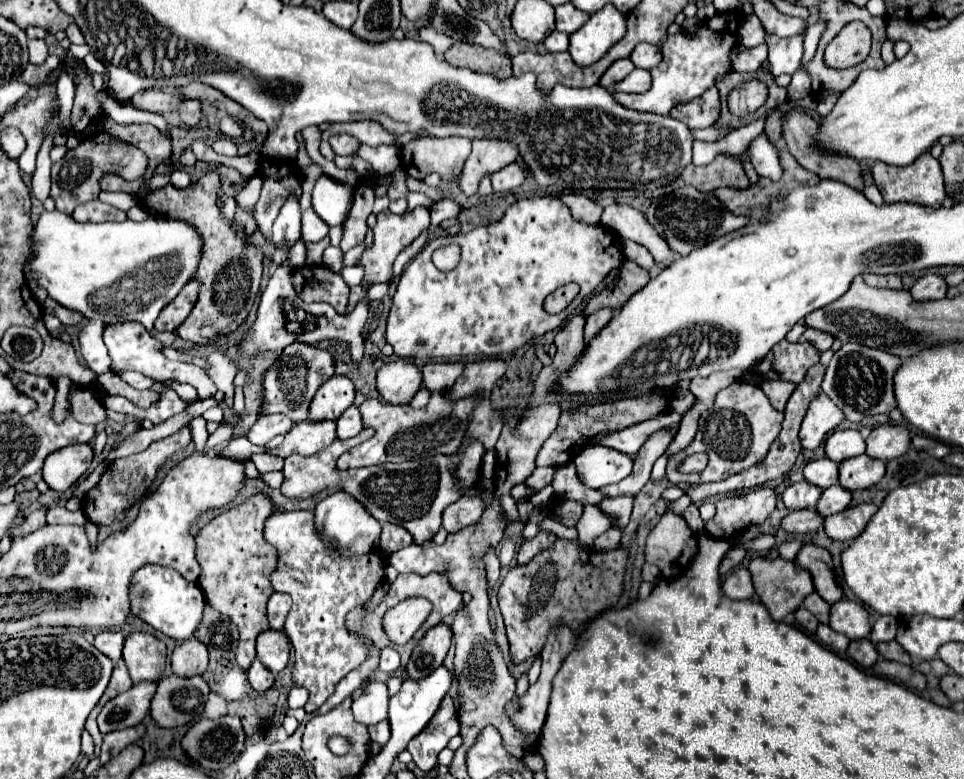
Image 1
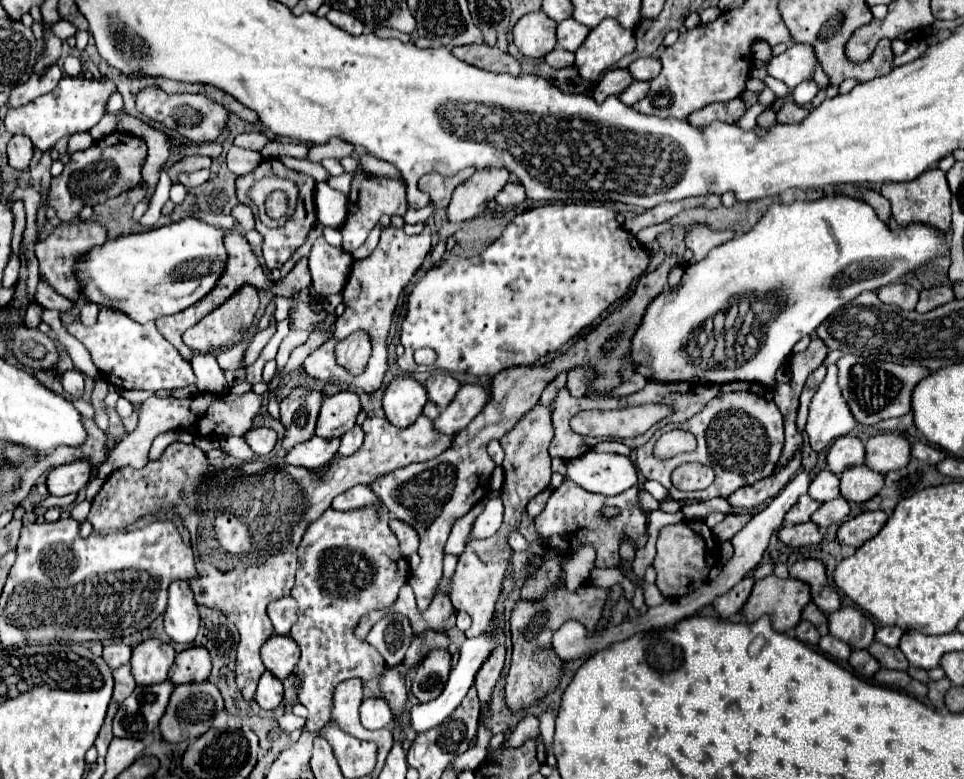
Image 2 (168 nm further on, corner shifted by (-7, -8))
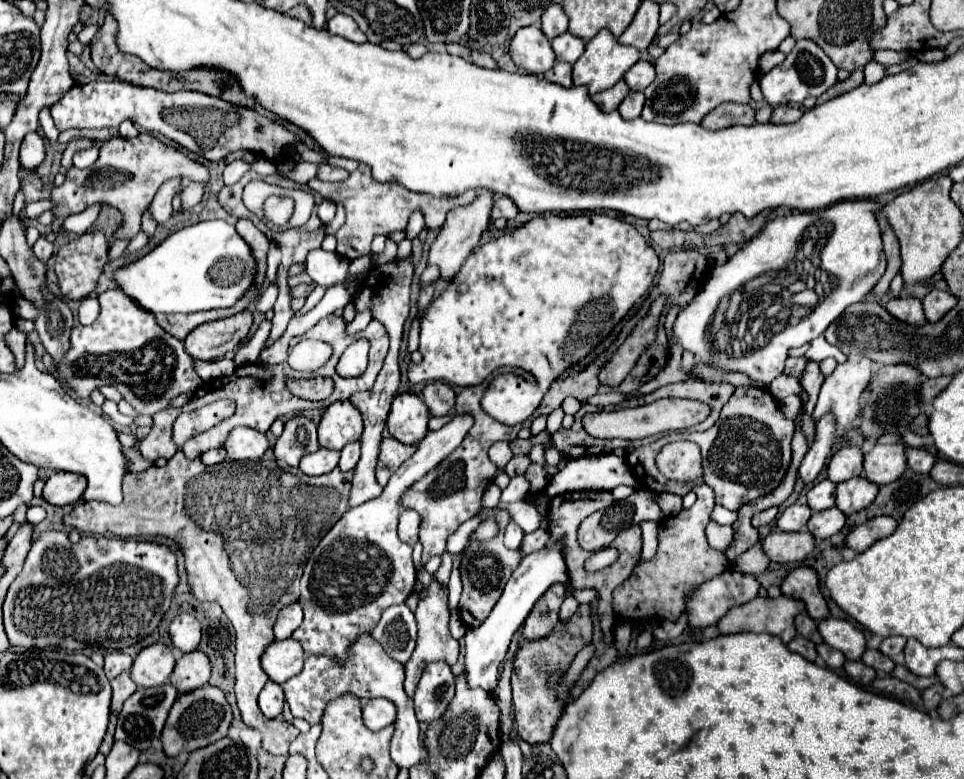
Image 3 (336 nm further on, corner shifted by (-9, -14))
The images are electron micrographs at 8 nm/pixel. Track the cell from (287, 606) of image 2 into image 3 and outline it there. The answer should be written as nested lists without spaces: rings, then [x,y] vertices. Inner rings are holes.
[[[298,602],[286,606],[280,610],[276,622],[274,622],[274,636],[276,640],[286,640],[292,636],[292,632],[302,624],[302,608]]]

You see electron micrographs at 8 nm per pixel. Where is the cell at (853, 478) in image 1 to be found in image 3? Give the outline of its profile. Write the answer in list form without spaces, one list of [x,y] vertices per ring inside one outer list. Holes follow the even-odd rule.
[[[864,476],[850,478],[846,482],[838,484],[836,490],[836,508],[840,508],[846,516],[852,512],[858,512],[872,504],[872,500],[878,494],[878,486],[868,482]]]

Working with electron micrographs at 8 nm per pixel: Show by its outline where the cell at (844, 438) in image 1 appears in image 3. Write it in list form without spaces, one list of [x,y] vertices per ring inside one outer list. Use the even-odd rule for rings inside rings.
[[[846,446],[840,448],[838,452],[834,452],[834,456],[828,462],[828,478],[832,482],[846,482],[848,478],[860,476],[862,474],[862,450],[854,448],[854,446]]]

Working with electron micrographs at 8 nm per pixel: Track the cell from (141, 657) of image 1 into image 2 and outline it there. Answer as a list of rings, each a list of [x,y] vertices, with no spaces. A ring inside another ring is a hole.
[[[150,638],[132,648],[132,676],[136,684],[150,686],[168,678],[168,670],[174,662],[174,648],[162,640]]]

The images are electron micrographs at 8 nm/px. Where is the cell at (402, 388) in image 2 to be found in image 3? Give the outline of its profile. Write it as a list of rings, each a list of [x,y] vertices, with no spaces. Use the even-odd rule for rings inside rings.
[[[400,392],[392,400],[388,414],[388,430],[402,444],[418,444],[428,432],[430,410],[414,392]]]

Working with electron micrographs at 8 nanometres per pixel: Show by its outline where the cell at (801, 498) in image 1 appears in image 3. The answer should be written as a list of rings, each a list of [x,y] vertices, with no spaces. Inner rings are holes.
[[[792,504],[782,512],[778,520],[778,528],[784,532],[798,532],[806,526],[810,516],[812,516],[812,510],[808,504]]]

